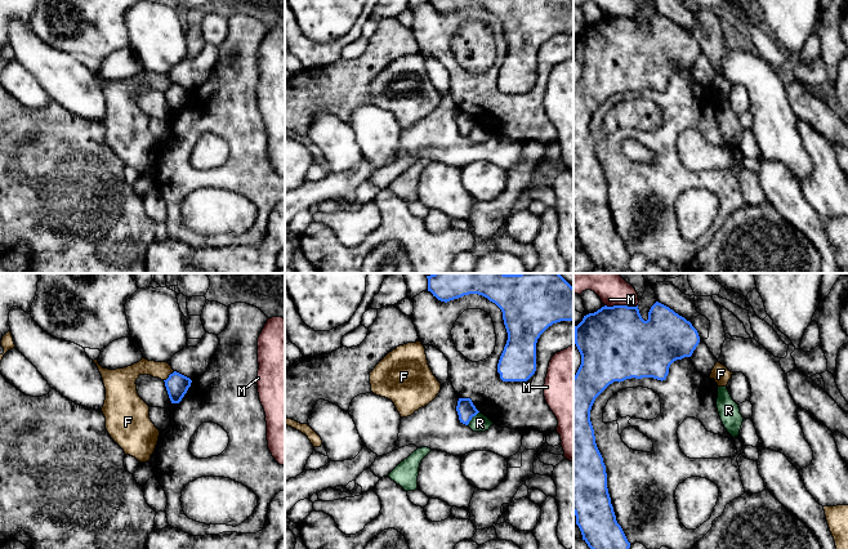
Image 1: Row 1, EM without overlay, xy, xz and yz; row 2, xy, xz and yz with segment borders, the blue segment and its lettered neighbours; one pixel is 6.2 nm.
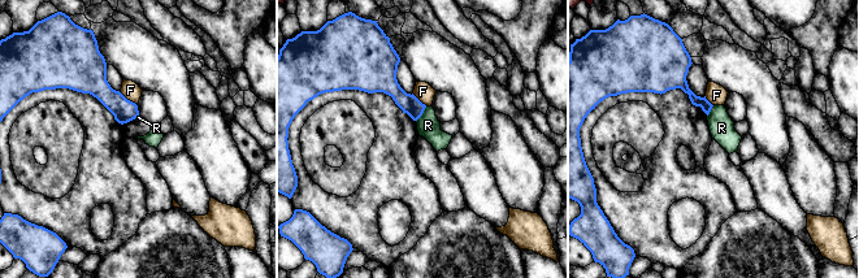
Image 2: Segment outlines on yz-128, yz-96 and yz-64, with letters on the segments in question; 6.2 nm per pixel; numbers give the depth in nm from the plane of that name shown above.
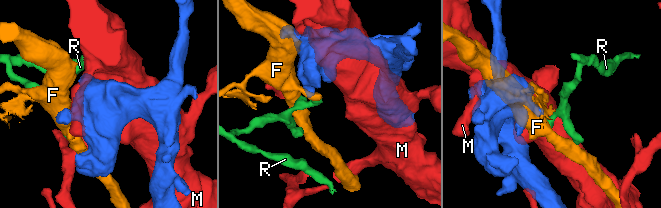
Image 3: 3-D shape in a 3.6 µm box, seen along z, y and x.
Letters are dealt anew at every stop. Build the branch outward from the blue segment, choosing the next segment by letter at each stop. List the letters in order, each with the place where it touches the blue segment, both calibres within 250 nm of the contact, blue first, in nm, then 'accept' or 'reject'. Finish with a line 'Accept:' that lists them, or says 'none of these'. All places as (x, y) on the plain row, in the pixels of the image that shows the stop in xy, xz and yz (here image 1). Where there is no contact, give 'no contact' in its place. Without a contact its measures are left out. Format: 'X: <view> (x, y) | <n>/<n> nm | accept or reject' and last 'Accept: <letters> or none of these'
F: xy (169, 86) | 140/110 nm | reject
M: yz (621, 17) | 460/110 nm | reject
R: xz (472, 128) | 120/110 nm | reject
Accept: none of these

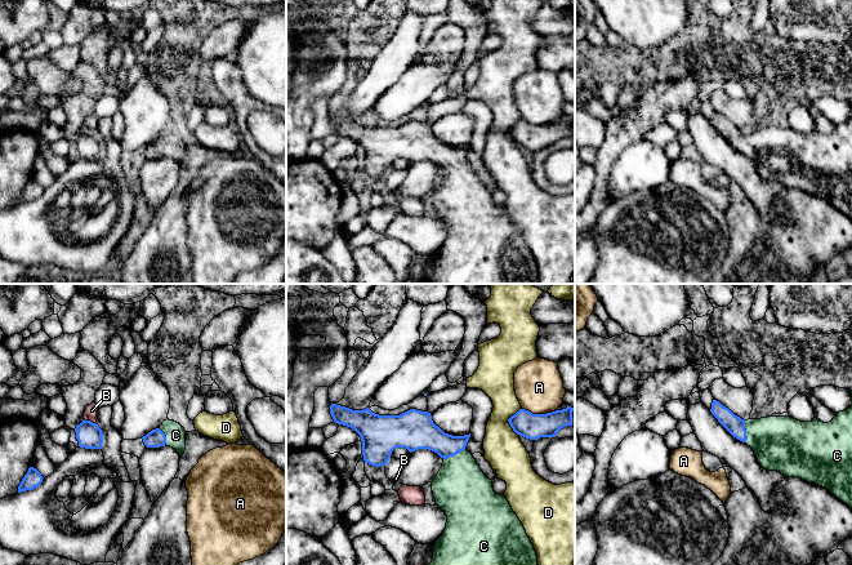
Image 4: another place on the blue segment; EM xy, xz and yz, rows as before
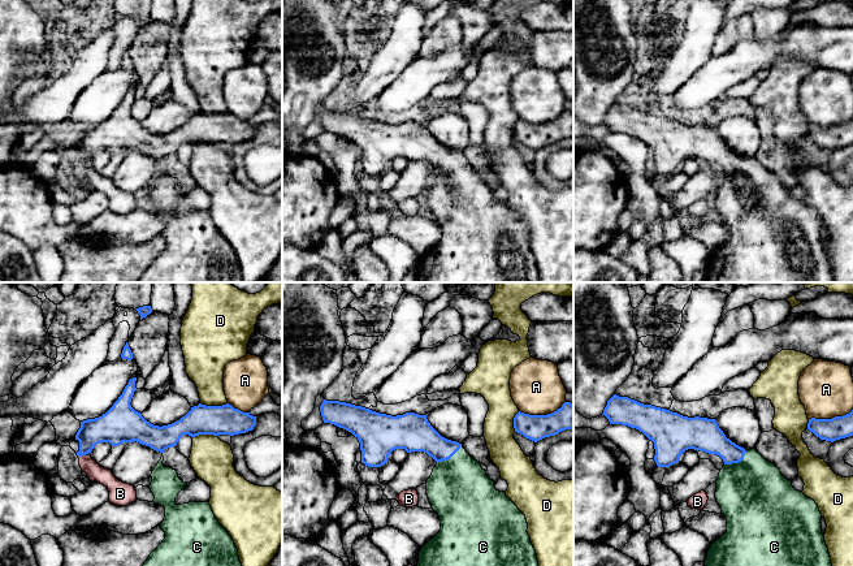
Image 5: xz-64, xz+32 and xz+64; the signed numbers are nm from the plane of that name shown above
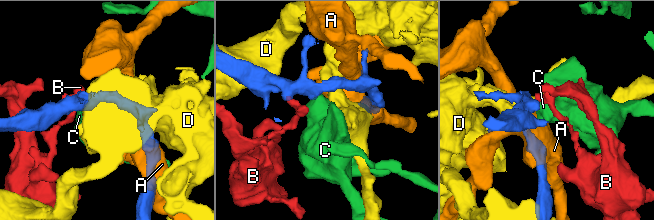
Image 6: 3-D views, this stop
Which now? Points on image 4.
A: xz (539, 125) | 160/300 nm | reject
B: xy (89, 132) | 160/90 nm | reject
C: xz (454, 165) | 200/360 nm | accept
D: xz (508, 132) | 160/240 nm | reject
Accept: C

